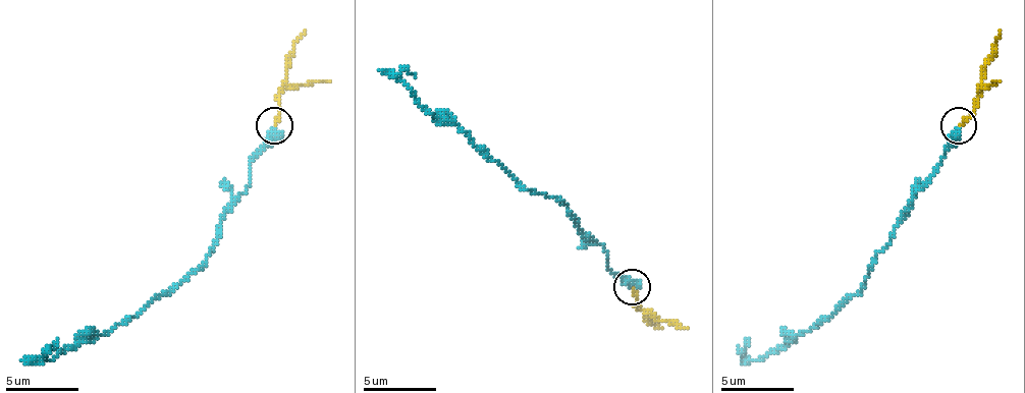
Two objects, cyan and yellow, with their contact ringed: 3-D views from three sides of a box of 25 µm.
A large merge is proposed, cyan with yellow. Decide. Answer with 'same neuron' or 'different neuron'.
different neuron

